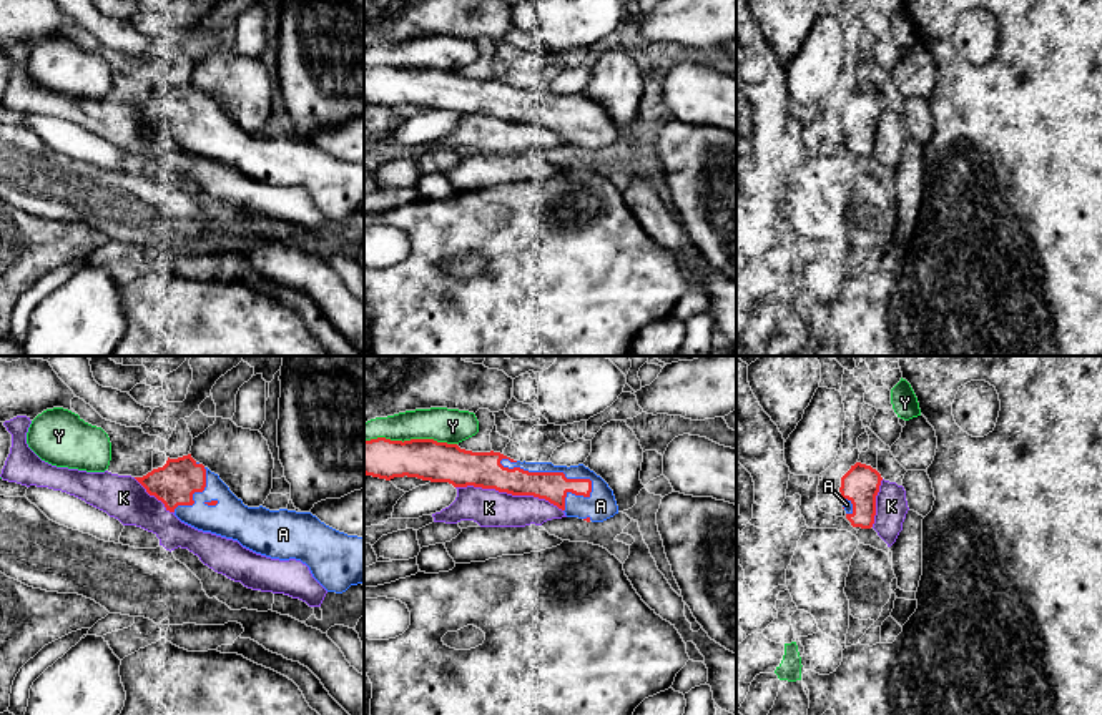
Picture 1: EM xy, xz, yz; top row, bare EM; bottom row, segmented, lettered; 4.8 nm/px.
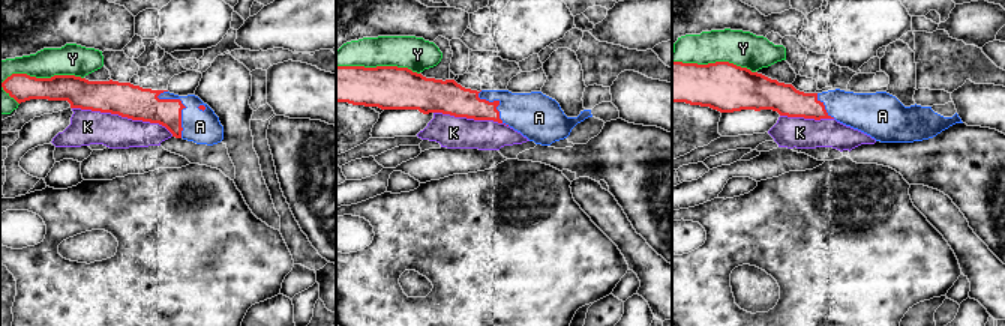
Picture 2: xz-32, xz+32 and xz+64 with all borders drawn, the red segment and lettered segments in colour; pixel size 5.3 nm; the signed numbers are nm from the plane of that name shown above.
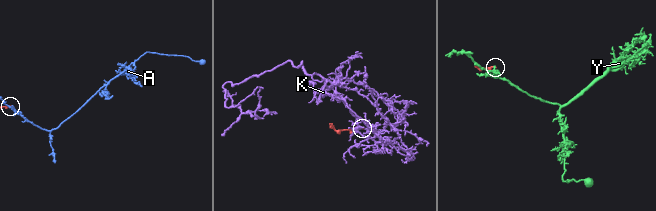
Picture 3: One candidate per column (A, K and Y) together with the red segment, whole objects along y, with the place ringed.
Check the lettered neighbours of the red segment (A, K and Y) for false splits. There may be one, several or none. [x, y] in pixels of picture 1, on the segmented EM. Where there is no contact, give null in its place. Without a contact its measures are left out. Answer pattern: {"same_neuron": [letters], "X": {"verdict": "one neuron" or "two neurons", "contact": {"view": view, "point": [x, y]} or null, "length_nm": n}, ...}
{"same_neuron": ["A"], "A": {"verdict": "one neuron", "contact": {"view": "xz", "point": [552, 473]}, "length_nm": 480}, "K": {"verdict": "two neurons", "contact": {"view": "xz", "point": [509, 493]}, "length_nm": 550}, "Y": {"verdict": "two neurons", "contact": {"view": "xz", "point": [411, 439]}, "length_nm": 440}}

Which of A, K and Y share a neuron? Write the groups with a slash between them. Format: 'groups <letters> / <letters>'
groups A / K / Y

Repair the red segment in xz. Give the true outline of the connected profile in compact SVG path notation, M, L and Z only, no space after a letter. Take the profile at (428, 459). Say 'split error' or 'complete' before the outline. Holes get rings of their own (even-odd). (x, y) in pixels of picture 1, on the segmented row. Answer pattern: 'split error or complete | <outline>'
split error | M434 439L364 441L364 474L386 481L407 476L454 487L534 496L557 505L567 517L587 522L603 522L618 514L613 491L583 464L520 462L500 452L472 452Z

